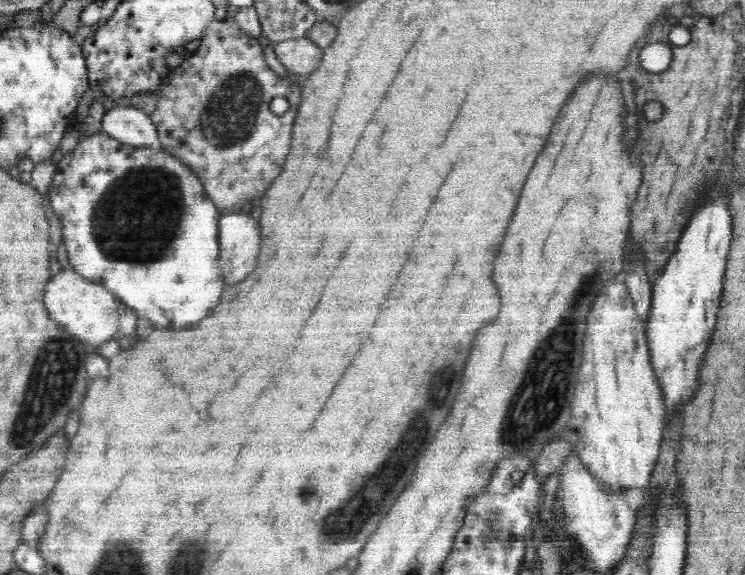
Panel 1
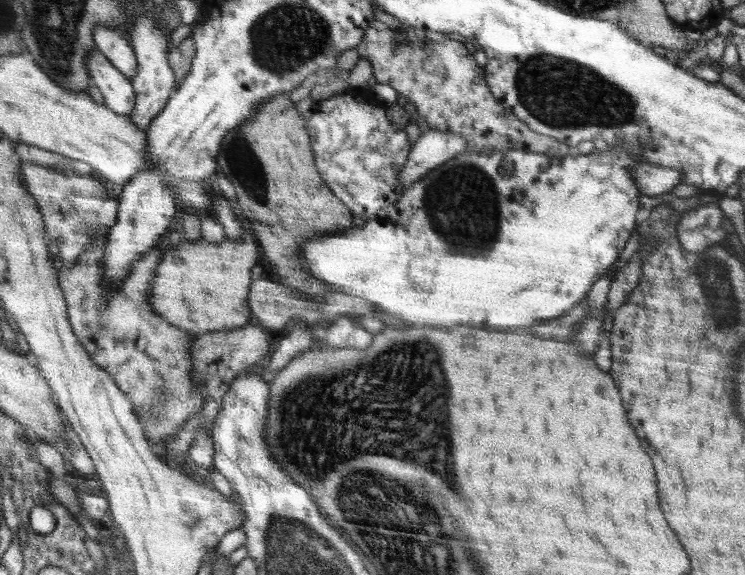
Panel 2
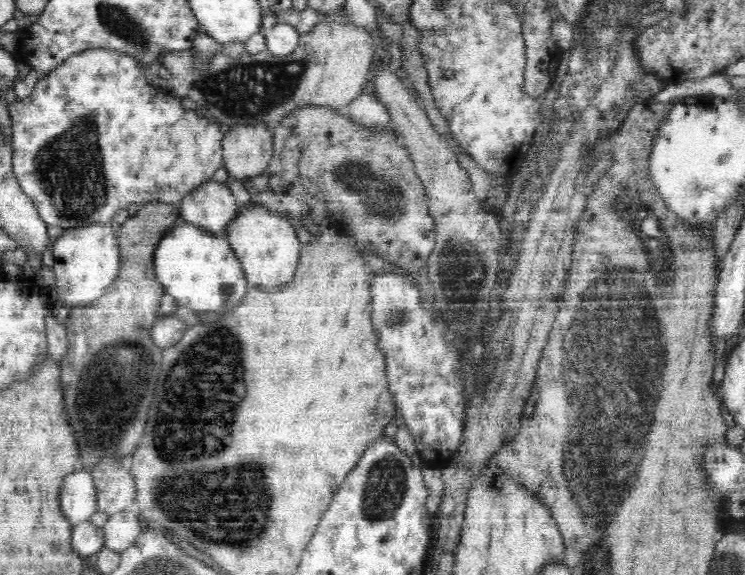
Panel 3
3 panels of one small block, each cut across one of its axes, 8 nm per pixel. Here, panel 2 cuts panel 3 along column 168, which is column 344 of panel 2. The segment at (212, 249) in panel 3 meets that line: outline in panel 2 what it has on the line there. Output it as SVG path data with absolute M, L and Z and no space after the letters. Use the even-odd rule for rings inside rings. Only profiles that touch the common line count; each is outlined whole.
M611 145L611 150L591 152L587 155L566 155L565 157L550 157L547 154L530 154L523 150L507 150L492 154L478 152L462 152L444 164L431 170L425 179L418 180L412 187L405 189L401 200L396 205L384 208L376 216L366 220L363 226L344 229L340 233L322 238L314 238L305 244L305 261L303 266L314 278L321 279L336 293L346 296L356 296L368 300L375 309L394 314L410 324L426 324L426 326L452 326L452 324L470 324L478 328L514 328L514 326L532 326L538 320L555 319L566 314L580 301L586 300L588 292L607 273L612 264L625 250L626 240L633 237L638 204L638 187L630 174L630 168L639 162L626 147Z

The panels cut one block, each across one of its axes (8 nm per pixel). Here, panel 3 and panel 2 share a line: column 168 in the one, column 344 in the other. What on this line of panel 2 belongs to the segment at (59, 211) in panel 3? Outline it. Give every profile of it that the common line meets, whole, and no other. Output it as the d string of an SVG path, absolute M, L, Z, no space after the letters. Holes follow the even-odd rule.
M348 92L335 94L322 104L322 114L307 120L317 170L329 190L354 215L368 220L384 208L396 205L405 189L404 166L410 157L408 136L393 121L382 106L358 104Z

